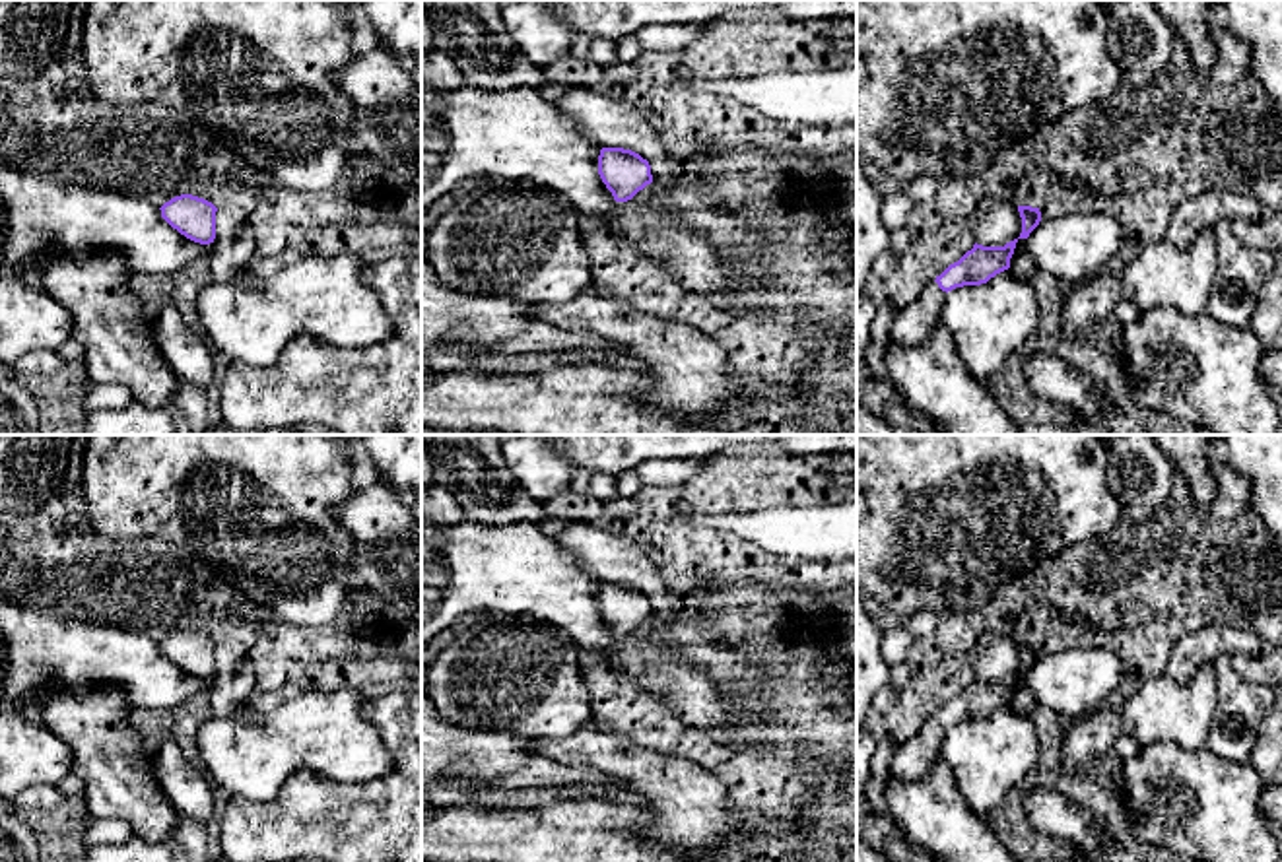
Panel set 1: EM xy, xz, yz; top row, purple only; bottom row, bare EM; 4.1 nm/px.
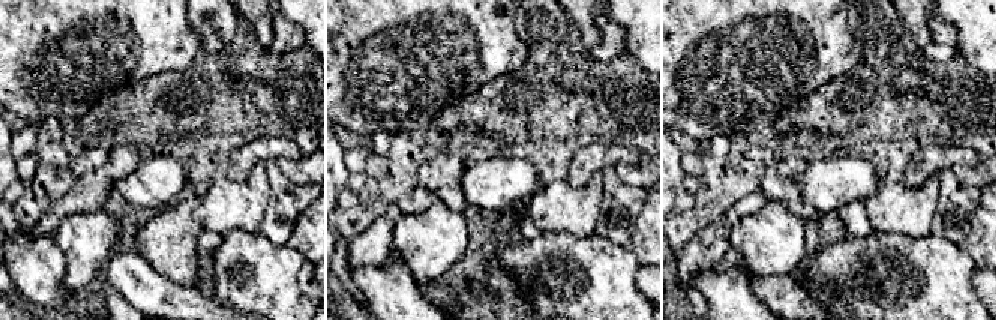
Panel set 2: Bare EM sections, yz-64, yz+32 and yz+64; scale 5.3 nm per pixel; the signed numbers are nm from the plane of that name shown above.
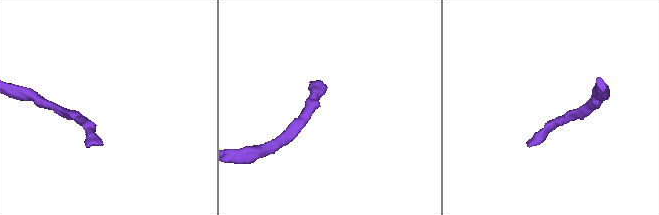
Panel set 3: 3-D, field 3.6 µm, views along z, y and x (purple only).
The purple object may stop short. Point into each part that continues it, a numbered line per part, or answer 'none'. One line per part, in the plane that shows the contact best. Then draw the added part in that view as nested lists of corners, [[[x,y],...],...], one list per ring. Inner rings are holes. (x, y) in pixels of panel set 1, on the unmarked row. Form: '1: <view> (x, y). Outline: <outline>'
1: yz (913, 760). Outline: [[[930,716],[911,740],[895,747],[888,775],[905,782],[923,779],[940,761],[944,736],[946,726]]]

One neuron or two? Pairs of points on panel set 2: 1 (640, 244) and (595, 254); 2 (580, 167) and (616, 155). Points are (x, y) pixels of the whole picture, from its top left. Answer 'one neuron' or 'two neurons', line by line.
1: two neurons
2: one neuron

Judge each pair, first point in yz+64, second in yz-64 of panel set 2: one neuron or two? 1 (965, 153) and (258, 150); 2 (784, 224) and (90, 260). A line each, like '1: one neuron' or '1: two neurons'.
1: one neuron
2: one neuron

